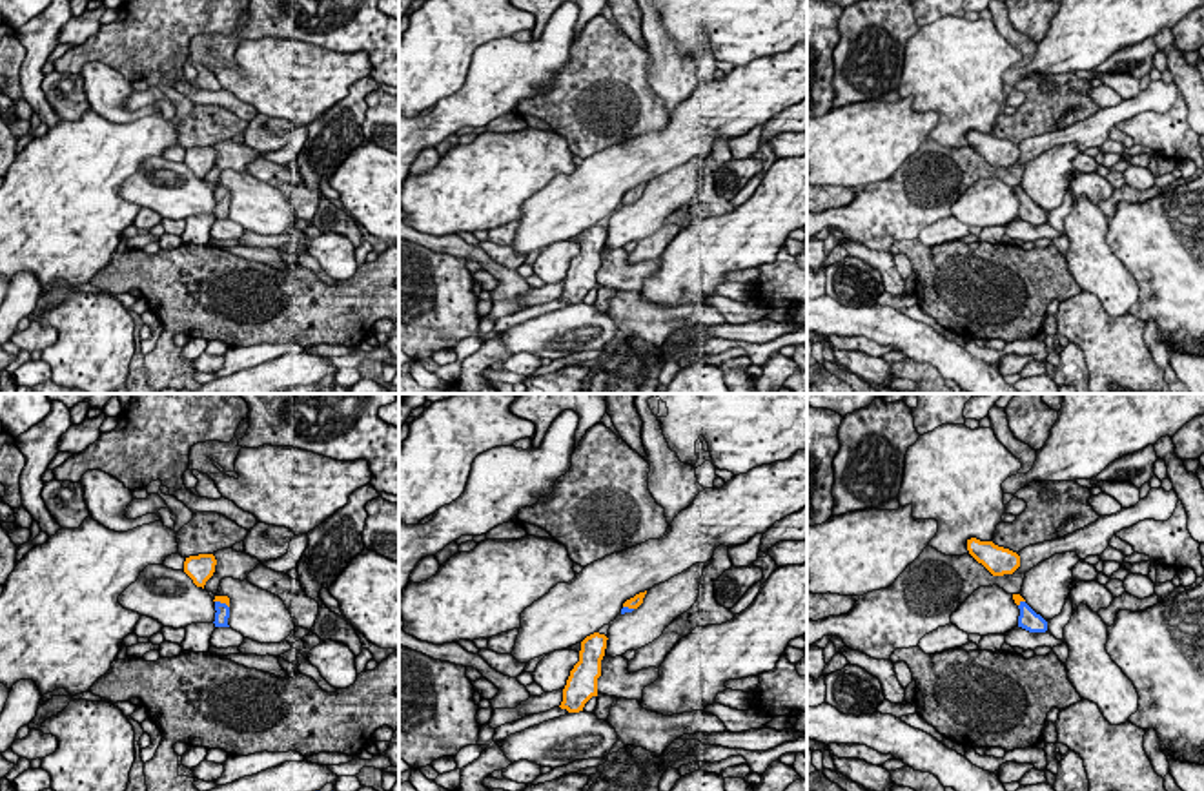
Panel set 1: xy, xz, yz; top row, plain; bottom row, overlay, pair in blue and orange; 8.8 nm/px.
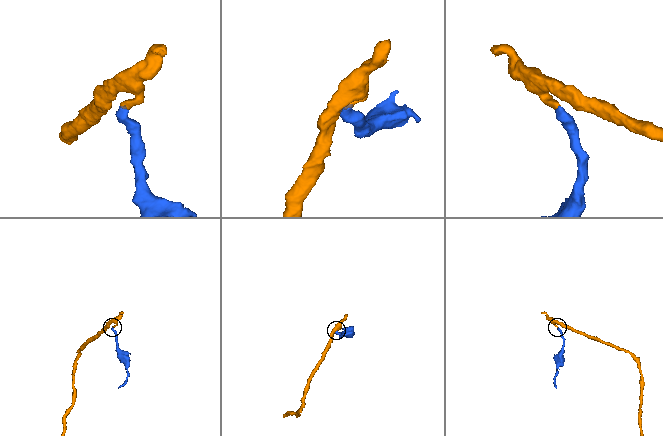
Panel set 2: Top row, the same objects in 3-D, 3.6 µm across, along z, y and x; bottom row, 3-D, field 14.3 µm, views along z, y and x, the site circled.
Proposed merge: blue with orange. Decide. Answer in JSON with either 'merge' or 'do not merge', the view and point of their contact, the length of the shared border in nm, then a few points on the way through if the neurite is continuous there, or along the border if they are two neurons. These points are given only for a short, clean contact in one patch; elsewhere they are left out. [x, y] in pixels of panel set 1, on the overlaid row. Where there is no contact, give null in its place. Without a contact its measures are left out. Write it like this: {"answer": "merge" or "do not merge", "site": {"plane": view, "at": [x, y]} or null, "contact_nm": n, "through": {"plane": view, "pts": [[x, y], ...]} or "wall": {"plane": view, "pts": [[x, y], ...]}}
{"answer": "merge", "site": {"plane": "xy", "at": [223, 604]}, "contact_nm": 140, "through": {"plane": "xy", "pts": [[223, 611], [223, 604], [217, 598]]}}

